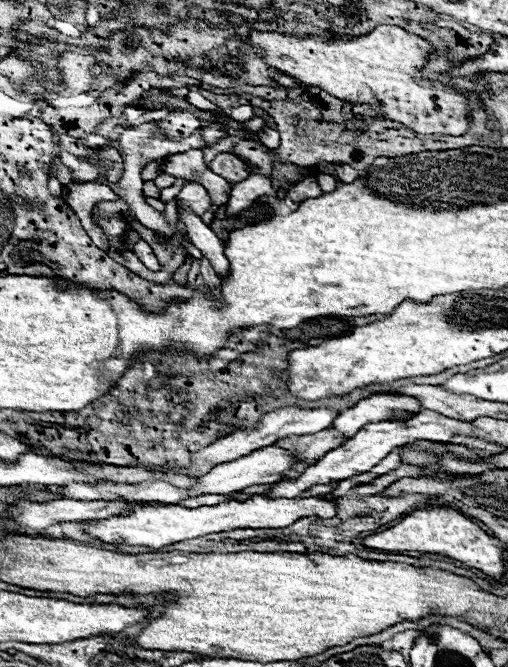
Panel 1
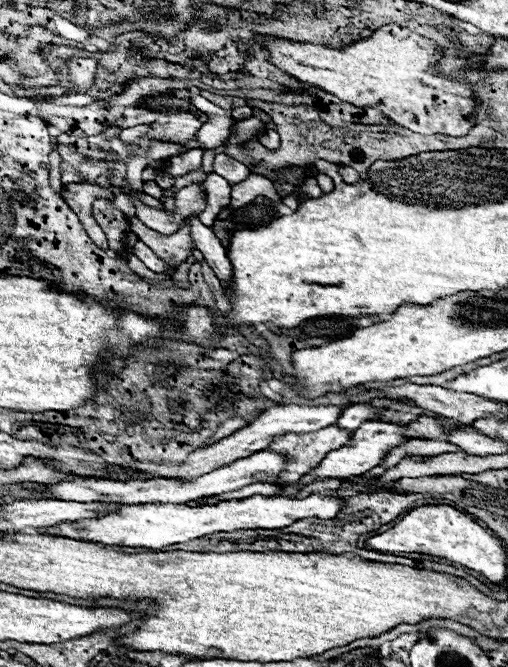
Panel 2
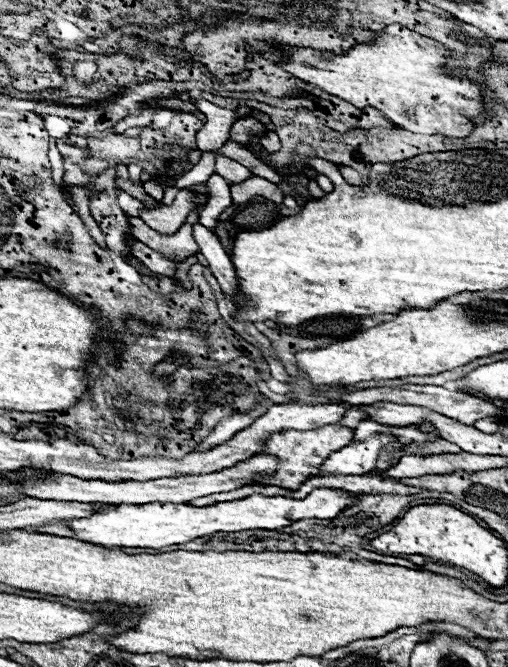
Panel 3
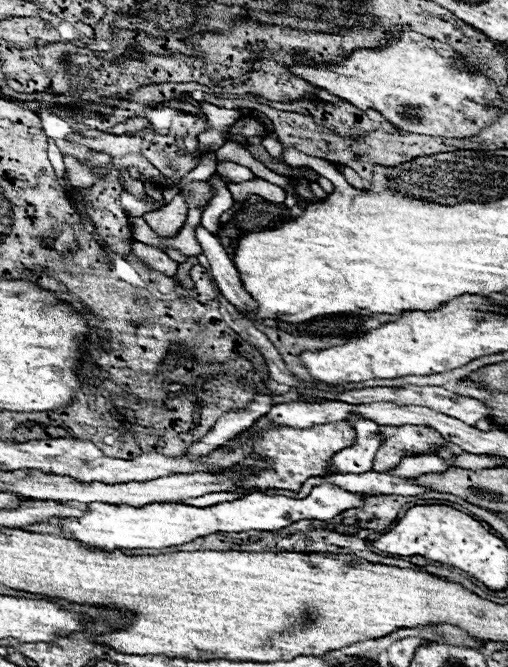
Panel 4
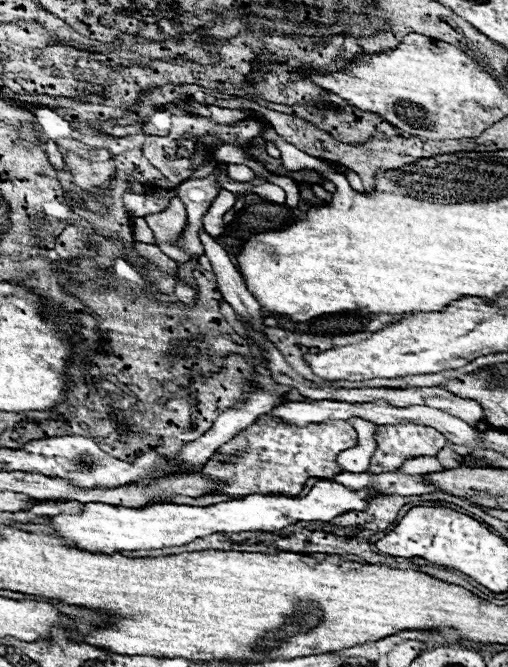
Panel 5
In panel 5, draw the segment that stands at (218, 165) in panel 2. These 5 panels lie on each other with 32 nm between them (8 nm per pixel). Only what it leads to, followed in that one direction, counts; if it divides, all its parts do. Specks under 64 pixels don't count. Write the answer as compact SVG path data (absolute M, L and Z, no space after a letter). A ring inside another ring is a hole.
M228 164L226 172L232 176L232 180L240 180L240 182L248 182L248 180L252 180L256 176L252 172L252 168L248 168L244 164Z

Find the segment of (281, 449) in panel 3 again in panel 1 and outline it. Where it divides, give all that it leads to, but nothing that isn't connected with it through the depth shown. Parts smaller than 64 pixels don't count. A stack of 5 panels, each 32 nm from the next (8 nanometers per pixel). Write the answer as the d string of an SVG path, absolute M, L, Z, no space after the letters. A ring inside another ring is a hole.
M324 428L316 434L306 434L306 436L286 436L278 438L274 446L280 446L284 450L290 450L296 454L298 462L292 464L290 472L282 476L282 480L296 480L308 466L312 466L316 460L320 460L328 450L342 446L346 442L344 434L334 430L334 428Z

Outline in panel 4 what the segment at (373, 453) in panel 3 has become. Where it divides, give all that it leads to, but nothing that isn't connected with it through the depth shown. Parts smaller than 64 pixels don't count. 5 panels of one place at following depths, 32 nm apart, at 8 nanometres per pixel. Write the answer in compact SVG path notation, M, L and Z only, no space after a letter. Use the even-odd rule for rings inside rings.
M358 418L354 424L356 430L356 444L350 448L340 450L332 458L332 466L340 474L362 474L372 470L372 460L376 450L380 448L378 428L374 422Z

